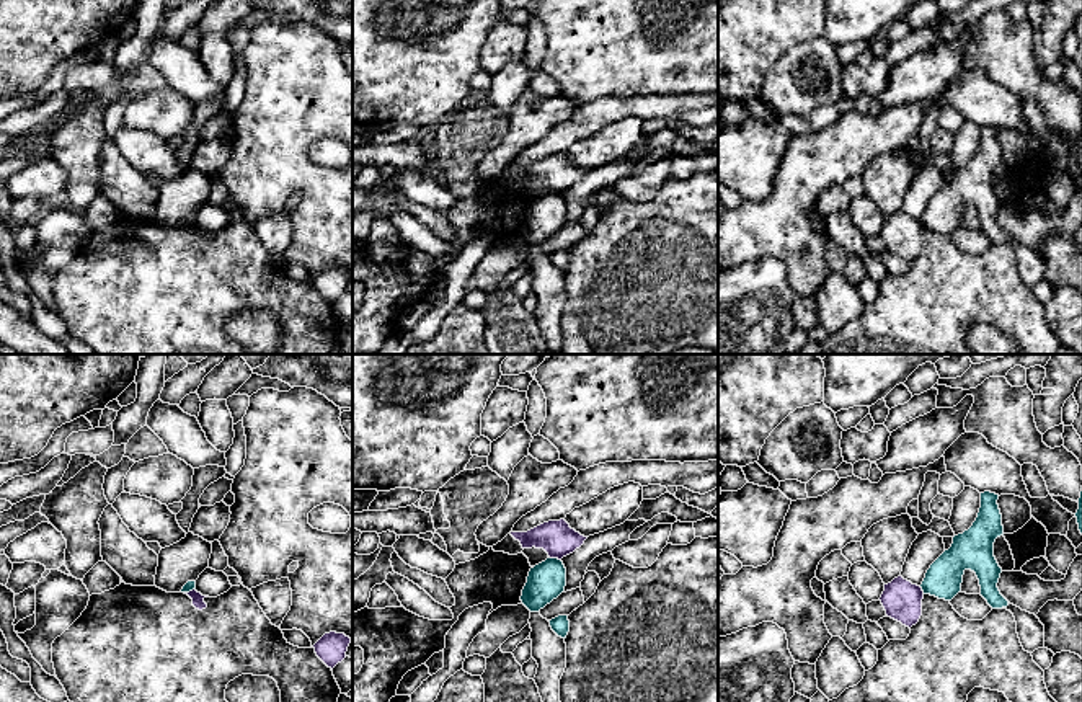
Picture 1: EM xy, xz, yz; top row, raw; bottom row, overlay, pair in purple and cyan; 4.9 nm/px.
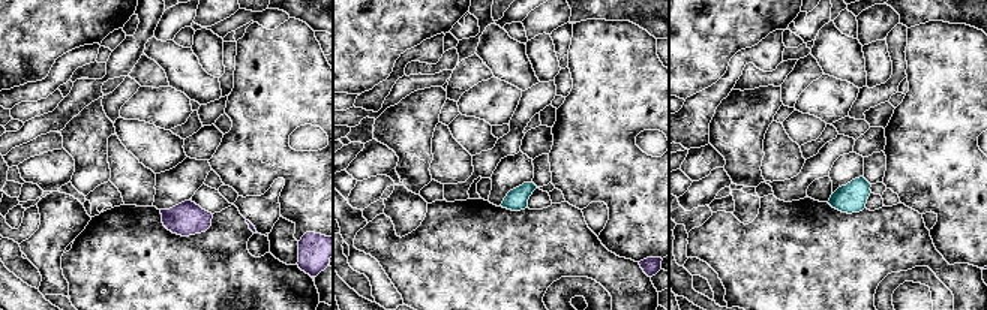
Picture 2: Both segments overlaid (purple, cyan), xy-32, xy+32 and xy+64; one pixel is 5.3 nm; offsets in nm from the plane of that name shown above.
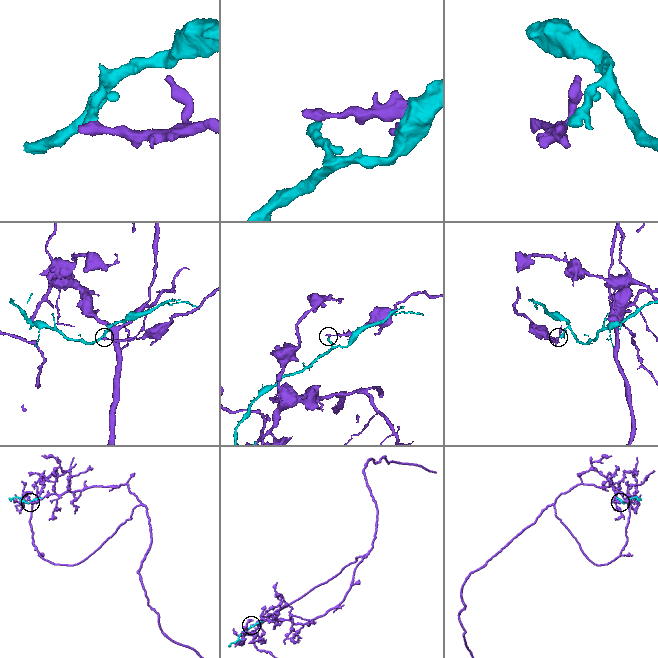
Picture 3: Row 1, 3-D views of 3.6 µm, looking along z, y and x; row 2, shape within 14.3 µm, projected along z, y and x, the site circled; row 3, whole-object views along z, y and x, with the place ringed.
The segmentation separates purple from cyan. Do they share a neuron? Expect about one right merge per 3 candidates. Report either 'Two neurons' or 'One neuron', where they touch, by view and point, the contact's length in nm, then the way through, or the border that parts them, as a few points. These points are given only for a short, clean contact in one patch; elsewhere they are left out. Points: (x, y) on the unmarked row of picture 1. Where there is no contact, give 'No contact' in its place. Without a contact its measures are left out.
Two neurons. Touches purple at xz (555, 191). Shared border 60 nm. Boundary: xz (550, 191), (560, 195)

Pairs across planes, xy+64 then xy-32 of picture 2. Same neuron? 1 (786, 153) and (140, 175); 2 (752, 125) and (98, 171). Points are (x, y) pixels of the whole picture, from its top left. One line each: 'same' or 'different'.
1: same
2: same

